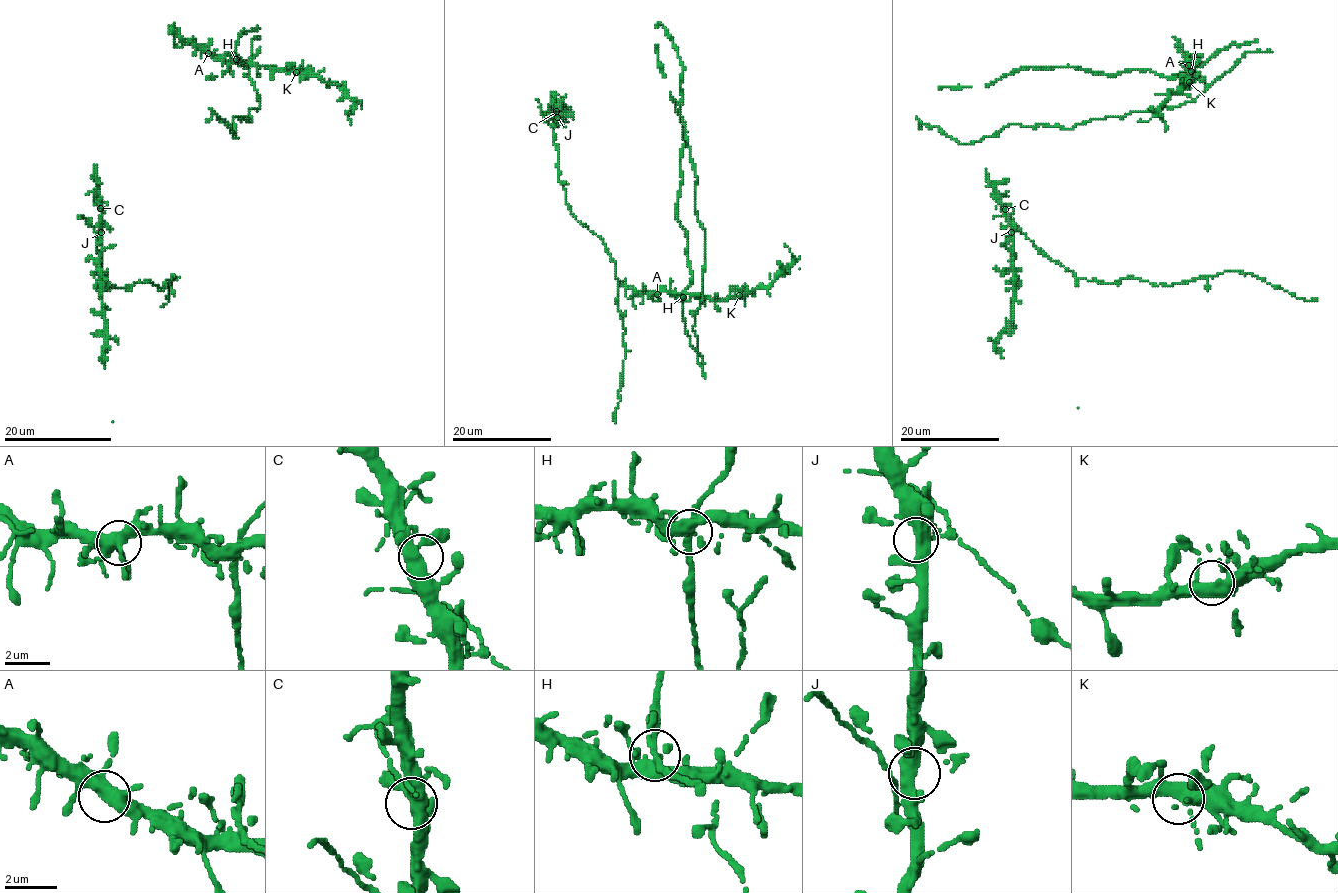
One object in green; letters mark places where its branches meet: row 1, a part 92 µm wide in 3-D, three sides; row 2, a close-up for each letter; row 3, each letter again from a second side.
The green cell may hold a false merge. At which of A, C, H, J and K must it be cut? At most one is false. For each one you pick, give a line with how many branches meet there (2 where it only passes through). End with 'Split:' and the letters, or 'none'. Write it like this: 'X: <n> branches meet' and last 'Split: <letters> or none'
Split: none

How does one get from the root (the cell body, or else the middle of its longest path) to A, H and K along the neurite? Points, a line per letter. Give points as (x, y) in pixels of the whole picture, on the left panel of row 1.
A: (235, 131), (234, 117), (250, 123), (260, 104), (247, 65), (254, 32), (239, 34), (232, 61), (208, 53)
H: (235, 131), (234, 117), (250, 123), (248, 110), (260, 104), (247, 65), (252, 30), (239, 34), (236, 60)
K: (235, 131), (234, 117), (250, 123), (260, 104), (247, 65), (254, 32), (243, 30), (239, 62), (296, 72)

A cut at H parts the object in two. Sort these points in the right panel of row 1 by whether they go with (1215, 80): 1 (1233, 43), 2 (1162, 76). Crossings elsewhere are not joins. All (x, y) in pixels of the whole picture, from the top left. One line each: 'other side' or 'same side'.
1: other side
2: other side

